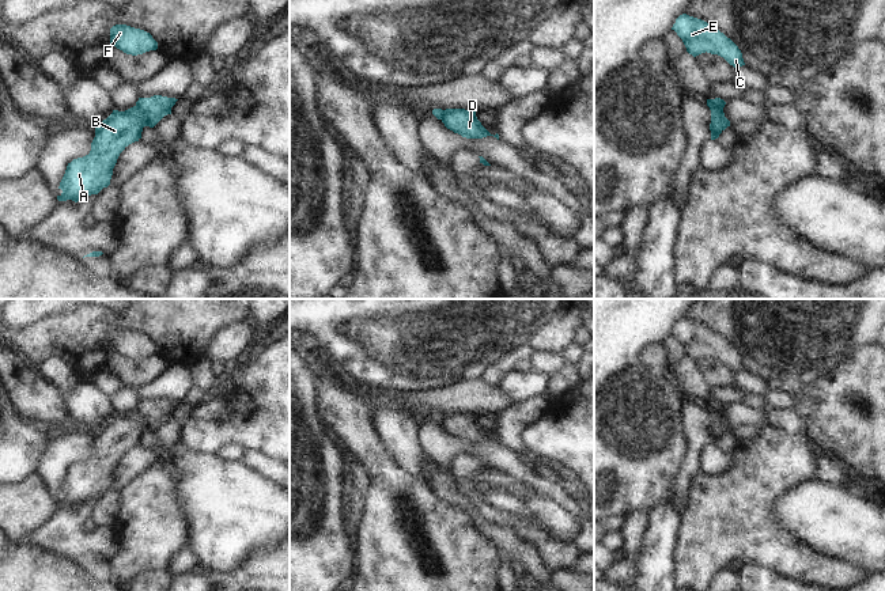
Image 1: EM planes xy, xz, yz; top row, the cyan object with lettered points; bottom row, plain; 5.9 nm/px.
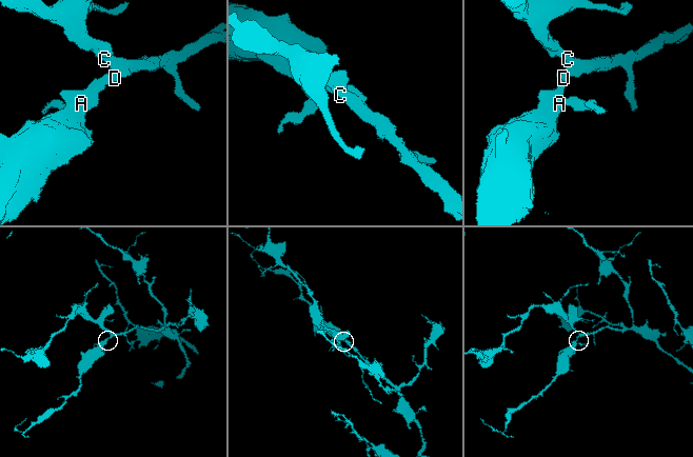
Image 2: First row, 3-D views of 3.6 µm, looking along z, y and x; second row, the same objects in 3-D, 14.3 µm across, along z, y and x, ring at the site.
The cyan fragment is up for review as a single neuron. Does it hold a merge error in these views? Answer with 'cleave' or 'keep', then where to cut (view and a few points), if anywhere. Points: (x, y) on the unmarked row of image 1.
keep | no cut

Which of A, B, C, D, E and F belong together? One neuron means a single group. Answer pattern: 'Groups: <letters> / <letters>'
Groups: A B C D E F.

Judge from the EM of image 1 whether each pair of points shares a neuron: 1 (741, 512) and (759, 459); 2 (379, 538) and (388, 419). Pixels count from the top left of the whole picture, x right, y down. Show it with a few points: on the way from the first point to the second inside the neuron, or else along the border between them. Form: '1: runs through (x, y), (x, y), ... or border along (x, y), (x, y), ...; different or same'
1: runs through (742, 499), (757, 480), (759, 473); same
2: border along (371, 419), (379, 440), (394, 461), (407, 472); different

